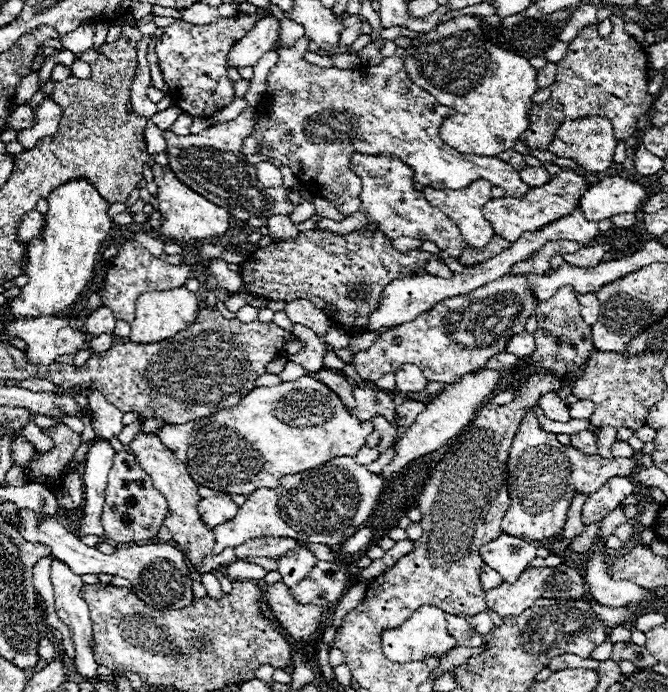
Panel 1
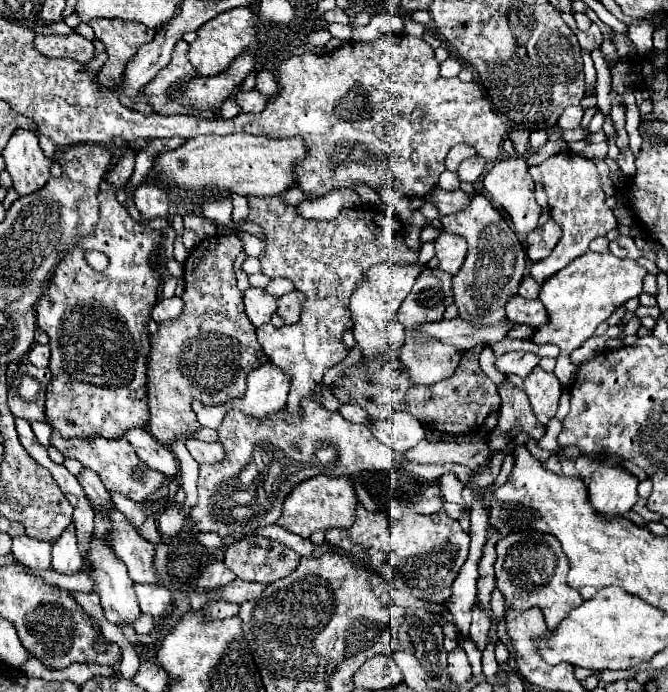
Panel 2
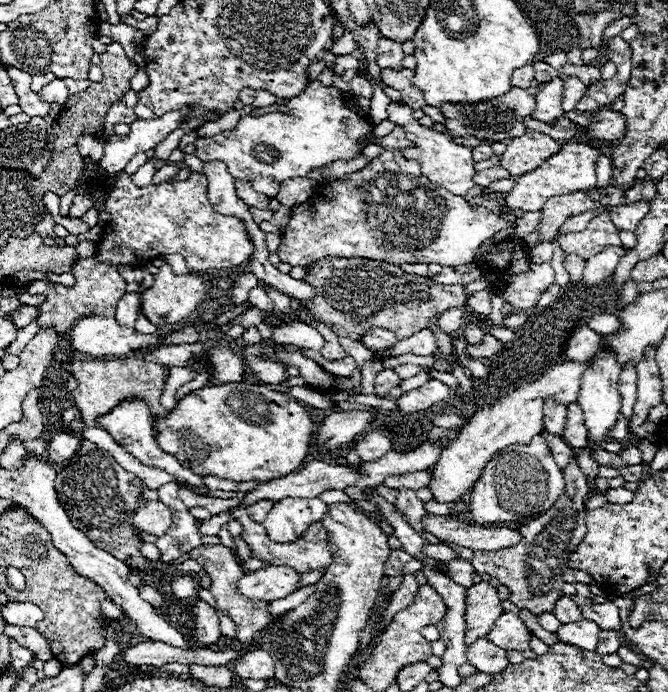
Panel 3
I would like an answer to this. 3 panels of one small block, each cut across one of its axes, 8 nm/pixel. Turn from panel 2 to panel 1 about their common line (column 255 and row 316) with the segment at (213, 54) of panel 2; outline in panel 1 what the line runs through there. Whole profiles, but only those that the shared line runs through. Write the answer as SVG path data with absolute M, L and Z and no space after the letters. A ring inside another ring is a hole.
M70 180L58 186L46 200L46 228L26 246L24 274L28 276L28 284L20 288L20 296L10 302L10 314L14 318L52 316L74 304L92 276L98 250L114 228L114 222L108 216L110 202L106 202L86 180Z

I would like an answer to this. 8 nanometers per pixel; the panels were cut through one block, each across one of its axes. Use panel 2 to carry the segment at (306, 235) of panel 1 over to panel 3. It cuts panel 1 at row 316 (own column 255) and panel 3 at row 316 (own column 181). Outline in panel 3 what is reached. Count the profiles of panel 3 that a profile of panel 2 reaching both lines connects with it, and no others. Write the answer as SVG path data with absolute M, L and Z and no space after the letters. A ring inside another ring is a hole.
M326 258L318 264L306 266L306 272L308 274L304 280L316 290L314 302L308 304L310 314L324 324L330 324L338 336L354 340L358 340L362 332L370 328L392 330L398 340L404 340L428 328L428 322L432 318L438 318L450 308L462 308L468 300L460 284L436 284L424 276L406 274L400 266L376 260Z

